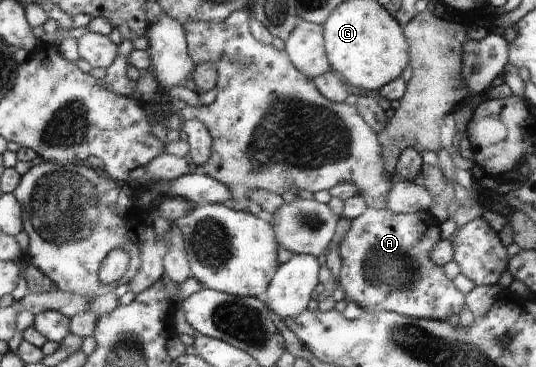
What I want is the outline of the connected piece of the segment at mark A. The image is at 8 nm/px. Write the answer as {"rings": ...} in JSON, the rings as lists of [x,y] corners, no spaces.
{"rings":[[[366,207],[364,214],[357,216],[351,221],[351,226],[348,231],[346,231],[343,239],[339,244],[340,248],[340,258],[341,258],[341,270],[339,276],[339,286],[343,288],[346,294],[346,302],[354,302],[361,306],[363,309],[371,310],[372,312],[393,312],[400,314],[400,316],[407,316],[409,318],[422,318],[430,320],[446,320],[450,318],[453,314],[460,314],[464,310],[464,296],[454,288],[454,284],[450,282],[449,277],[446,276],[444,268],[440,265],[436,265],[432,258],[432,250],[440,242],[440,226],[438,226],[438,220],[428,214],[428,211],[420,211],[415,213],[396,213],[389,209],[378,210],[370,207]]]}

